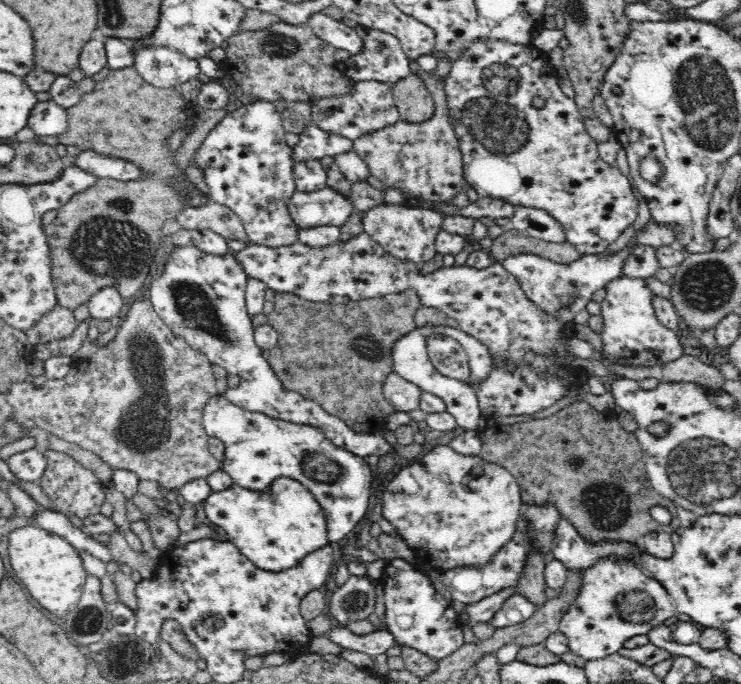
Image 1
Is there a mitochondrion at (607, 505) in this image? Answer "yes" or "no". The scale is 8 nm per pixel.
yes

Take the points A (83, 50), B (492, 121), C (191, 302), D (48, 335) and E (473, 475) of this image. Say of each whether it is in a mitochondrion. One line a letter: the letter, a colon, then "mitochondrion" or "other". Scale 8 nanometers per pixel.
A: other
B: mitochondrion
C: mitochondrion
D: other
E: other

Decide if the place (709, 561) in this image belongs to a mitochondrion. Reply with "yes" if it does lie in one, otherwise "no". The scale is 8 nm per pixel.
no

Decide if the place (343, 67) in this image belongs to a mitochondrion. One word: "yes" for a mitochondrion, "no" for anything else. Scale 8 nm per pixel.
no

